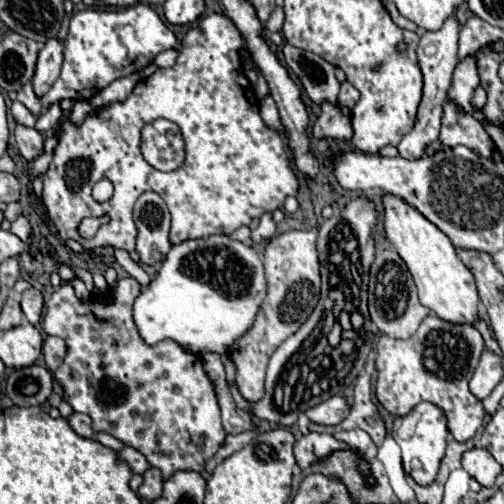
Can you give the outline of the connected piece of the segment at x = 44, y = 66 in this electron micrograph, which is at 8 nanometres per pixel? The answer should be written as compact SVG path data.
M50 39L38 55L36 73L32 79L34 93L38 97L42 97L52 87L52 83L58 79L60 67L62 67L62 43L58 39Z

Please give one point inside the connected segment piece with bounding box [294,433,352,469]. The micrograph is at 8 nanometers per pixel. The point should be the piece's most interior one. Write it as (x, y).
(309, 448)

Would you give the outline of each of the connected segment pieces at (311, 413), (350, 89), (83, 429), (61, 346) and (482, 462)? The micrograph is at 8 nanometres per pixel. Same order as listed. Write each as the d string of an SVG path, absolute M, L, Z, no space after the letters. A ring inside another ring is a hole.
M334 395L332 399L306 411L310 421L320 425L338 425L348 417L348 413L350 413L350 405L344 395Z
M344 81L344 83L342 83L342 87L340 87L340 95L338 95L338 101L340 101L340 105L344 105L344 107L352 109L352 107L356 105L358 97L360 97L358 89L356 89L352 83Z
M72 413L70 417L68 417L68 423L70 423L70 427L78 433L78 435L84 435L84 437L94 437L94 431L92 431L92 427L90 427L90 417L88 415L84 415L84 413Z
M46 337L46 341L42 343L42 353L46 357L46 367L50 371L56 371L56 367L60 367L60 363L64 361L66 343L60 337Z
M478 447L462 455L462 467L484 487L494 487L494 479L502 473L502 467L496 463L492 453Z

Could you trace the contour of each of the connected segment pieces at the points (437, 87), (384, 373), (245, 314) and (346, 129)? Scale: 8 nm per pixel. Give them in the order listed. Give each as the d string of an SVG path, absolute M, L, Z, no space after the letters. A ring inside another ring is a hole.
M452 15L452 17L446 19L442 29L426 31L422 35L422 39L420 39L418 63L420 69L422 69L422 75L424 75L424 95L422 95L422 103L418 107L418 117L416 117L414 129L398 145L398 151L400 151L400 155L404 159L420 159L424 155L428 143L438 139L443 115L443 104L448 97L448 87L450 87L450 79L452 79L452 73L454 73L454 67L458 63L458 31L460 31L460 23Z
M428 315L420 329L408 337L408 339L392 339L388 335L382 335L378 339L378 345L376 345L376 351L378 351L378 357L376 357L376 371L378 371L378 377L376 377L376 399L380 401L380 405L390 411L392 415L406 415L408 411L412 411L420 401L430 401L434 403L436 407L440 407L448 419L448 429L450 431L456 431L456 437L454 441L468 441L476 435L476 431L482 427L484 423L484 407L482 407L482 401L476 399L470 389L468 389L468 383L474 375L474 369L478 367L478 361L480 361L480 355L484 351L484 339L482 335L478 333L478 329L474 325L454 325L450 321L444 321L436 315Z
M212 235L208 239L190 239L172 245L164 257L158 275L148 287L142 289L134 301L134 323L148 345L156 345L162 339L174 339L186 351L194 355L202 353L226 353L234 341L238 341L254 323L256 313L266 297L264 265L256 249L230 239L228 235Z
M330 103L322 105L322 115L312 125L312 135L316 139L320 137L334 137L342 141L352 139L352 123L350 117L342 115L338 107L332 107Z

